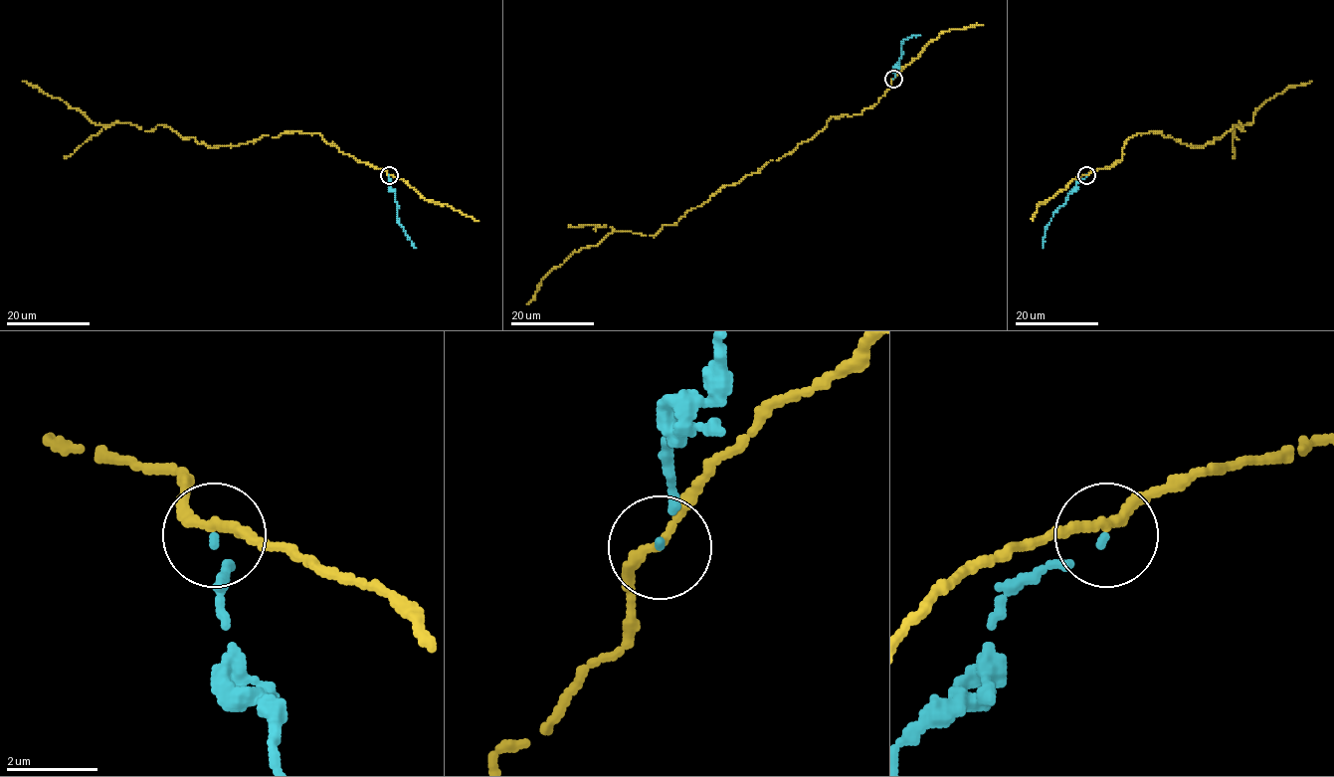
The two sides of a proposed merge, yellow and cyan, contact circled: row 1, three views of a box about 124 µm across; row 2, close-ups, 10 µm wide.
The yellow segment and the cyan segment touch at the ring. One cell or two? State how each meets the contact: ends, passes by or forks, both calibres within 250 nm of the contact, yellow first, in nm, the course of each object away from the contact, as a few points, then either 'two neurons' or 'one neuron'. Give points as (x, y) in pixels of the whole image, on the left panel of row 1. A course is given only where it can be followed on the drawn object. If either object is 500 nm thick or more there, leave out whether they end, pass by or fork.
yellow passes by | cyan ends | 200/90 nm | yellow via (389, 175), (318, 133), (288, 131), (210, 147), (163, 125), (95, 124), (23, 81) | cyan via (389, 175), (390, 189), (398, 204), (399, 223), (415, 247) | two neurons

